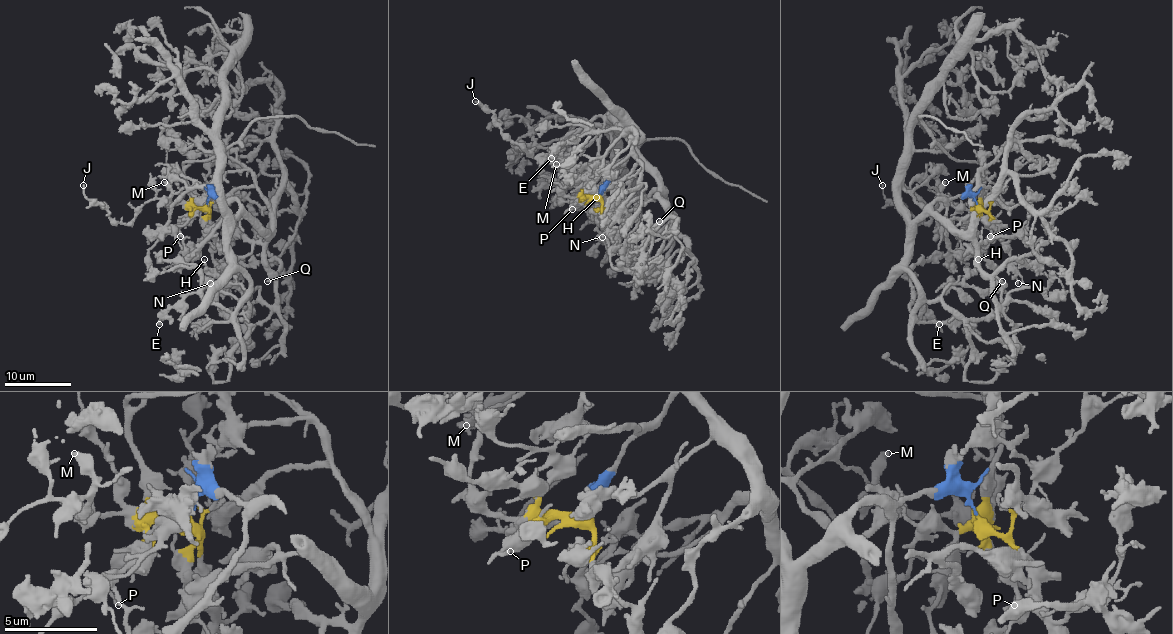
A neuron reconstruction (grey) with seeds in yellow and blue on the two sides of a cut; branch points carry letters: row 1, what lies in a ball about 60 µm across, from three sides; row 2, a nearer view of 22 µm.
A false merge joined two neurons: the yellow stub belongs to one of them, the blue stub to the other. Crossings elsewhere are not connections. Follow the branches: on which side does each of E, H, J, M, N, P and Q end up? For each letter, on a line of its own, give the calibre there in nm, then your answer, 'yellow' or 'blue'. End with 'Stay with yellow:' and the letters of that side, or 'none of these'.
E: 320 nm thick; blue
H: 170 nm thick; blue
J: 140 nm thick; yellow
M: 400 nm thick; yellow
N: 130 nm thick; yellow
P: 140 nm thick; yellow
Q: 190 nm thick; blue
Stay with yellow: J, M, N, P

